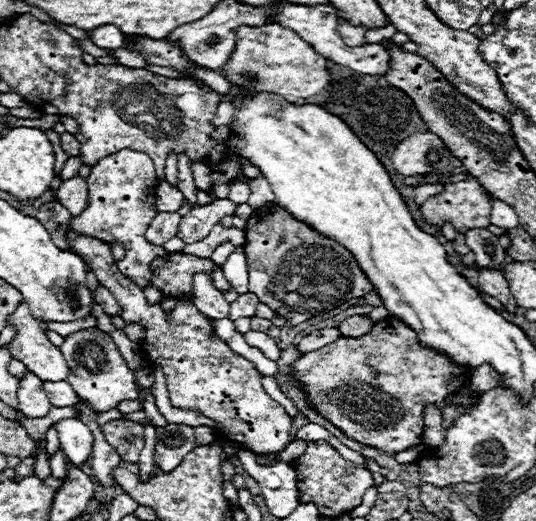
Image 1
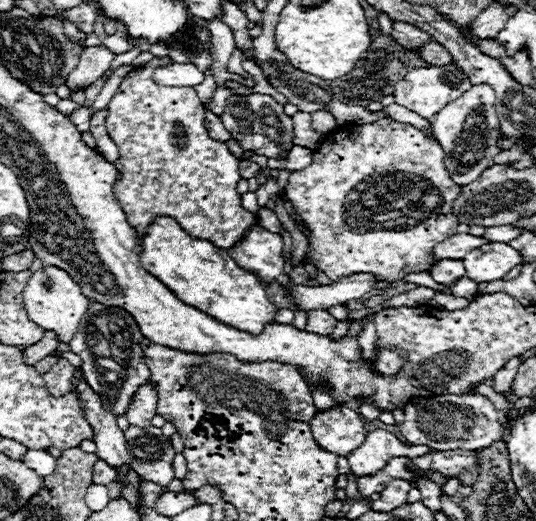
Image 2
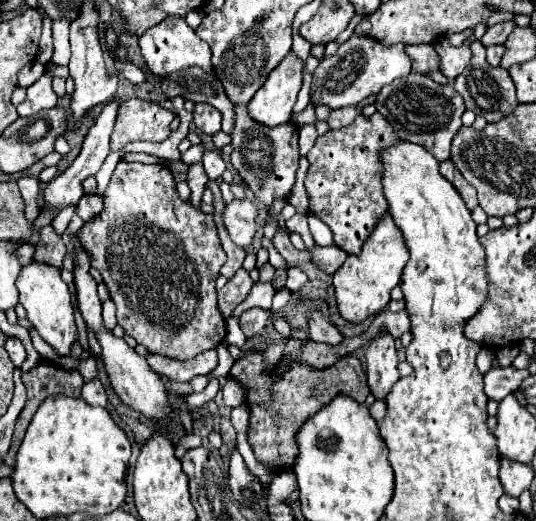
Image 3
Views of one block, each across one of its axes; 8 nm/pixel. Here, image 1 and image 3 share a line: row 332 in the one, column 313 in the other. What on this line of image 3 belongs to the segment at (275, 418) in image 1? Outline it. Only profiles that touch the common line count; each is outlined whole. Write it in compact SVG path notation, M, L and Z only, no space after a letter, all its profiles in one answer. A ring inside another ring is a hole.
M376 112L370 118L360 114L354 124L326 132L308 152L310 168L304 180L310 202L308 212L332 230L334 246L342 248L346 254L358 254L362 250L362 244L388 210L388 202L382 192L384 168L380 164L380 152L398 142L400 138L392 126Z

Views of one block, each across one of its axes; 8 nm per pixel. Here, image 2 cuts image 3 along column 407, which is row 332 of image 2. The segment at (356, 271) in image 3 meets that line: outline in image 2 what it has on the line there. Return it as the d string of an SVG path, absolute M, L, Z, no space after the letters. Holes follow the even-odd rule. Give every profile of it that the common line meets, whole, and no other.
M158 218L148 236L142 238L142 266L164 282L180 302L202 310L222 324L260 336L268 324L276 322L278 308L268 300L260 280L240 268L228 250L188 236L172 218Z

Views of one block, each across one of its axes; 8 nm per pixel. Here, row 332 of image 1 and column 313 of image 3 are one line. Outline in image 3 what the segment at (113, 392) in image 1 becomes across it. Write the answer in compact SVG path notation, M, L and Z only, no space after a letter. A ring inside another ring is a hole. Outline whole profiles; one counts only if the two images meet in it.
M352 36L346 40L334 56L326 56L320 60L318 68L312 74L310 86L310 104L328 106L332 110L360 104L366 96L378 94L386 84L394 78L402 78L410 74L410 60L404 52L404 44L382 46L380 42L368 36Z

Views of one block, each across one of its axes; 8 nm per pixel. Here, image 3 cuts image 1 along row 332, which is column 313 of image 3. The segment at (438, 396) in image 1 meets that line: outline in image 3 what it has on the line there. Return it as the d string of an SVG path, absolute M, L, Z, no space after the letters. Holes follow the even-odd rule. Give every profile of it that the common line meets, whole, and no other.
M252 352L238 358L230 368L228 376L236 384L240 384L246 396L246 404L250 410L248 444L252 446L256 460L276 472L284 468L292 468L298 456L296 432L320 408L330 404L340 394L350 396L356 402L364 402L368 396L366 374L356 356L344 356L334 366L324 370L304 366L300 358L290 362L286 368L268 370L262 352Z

